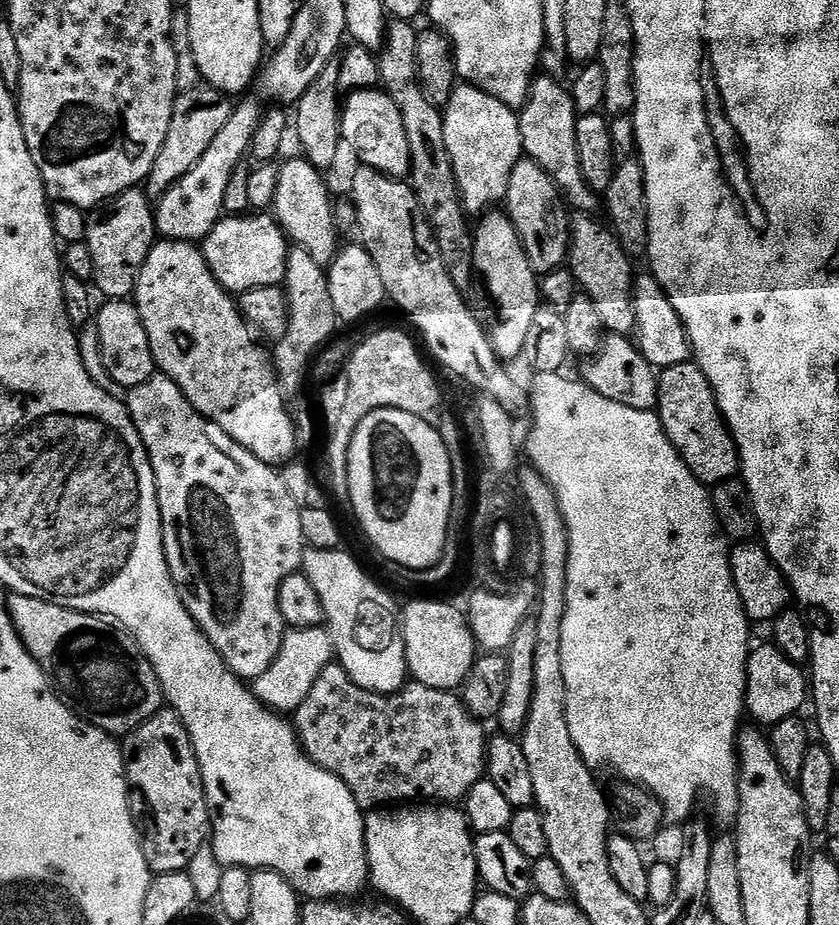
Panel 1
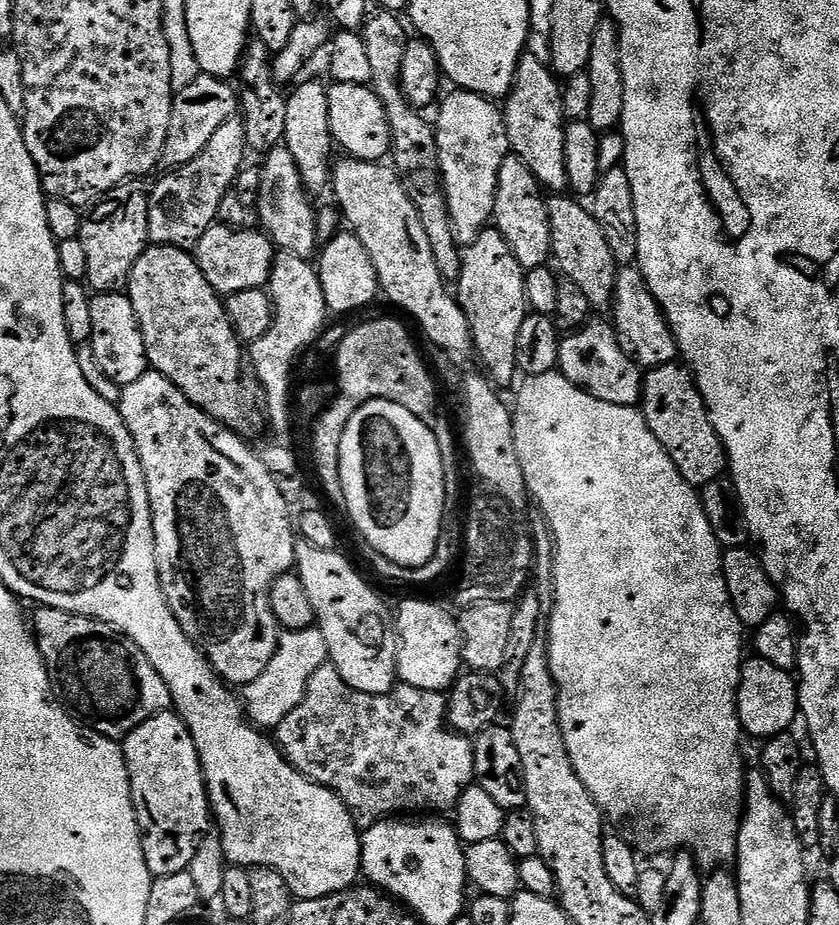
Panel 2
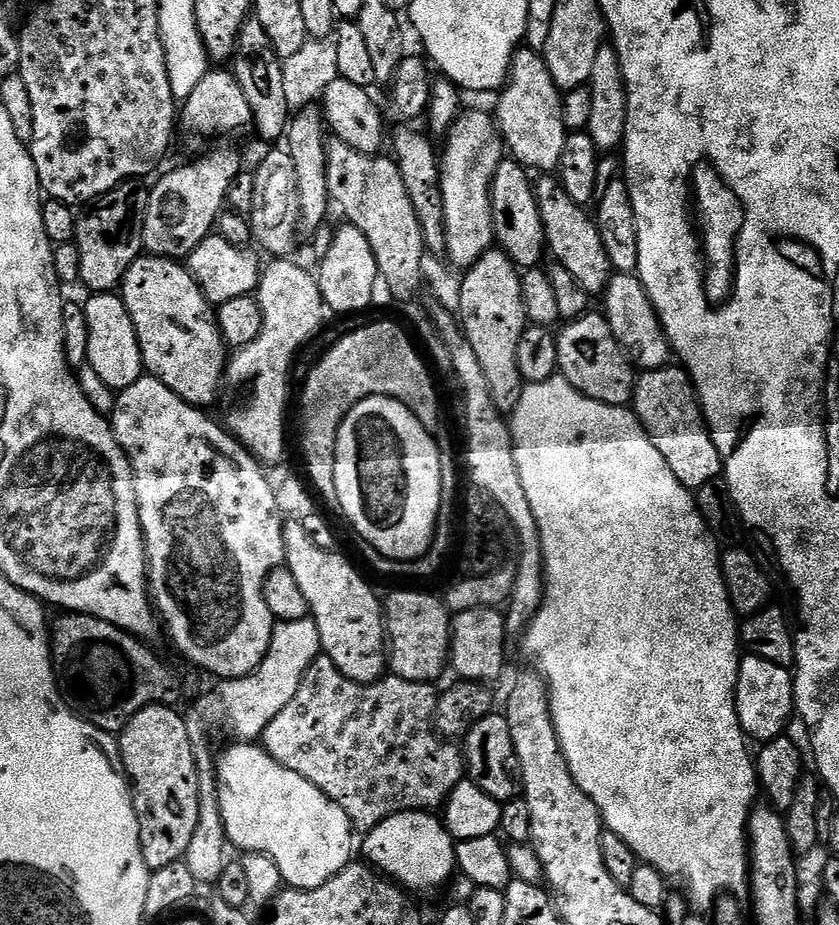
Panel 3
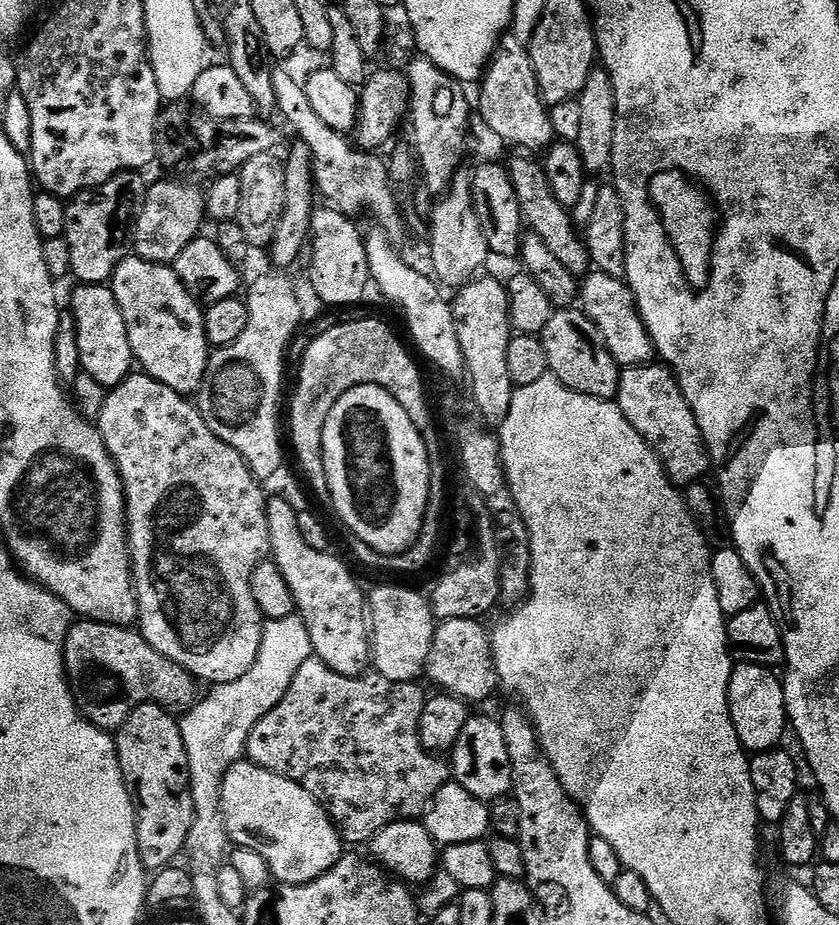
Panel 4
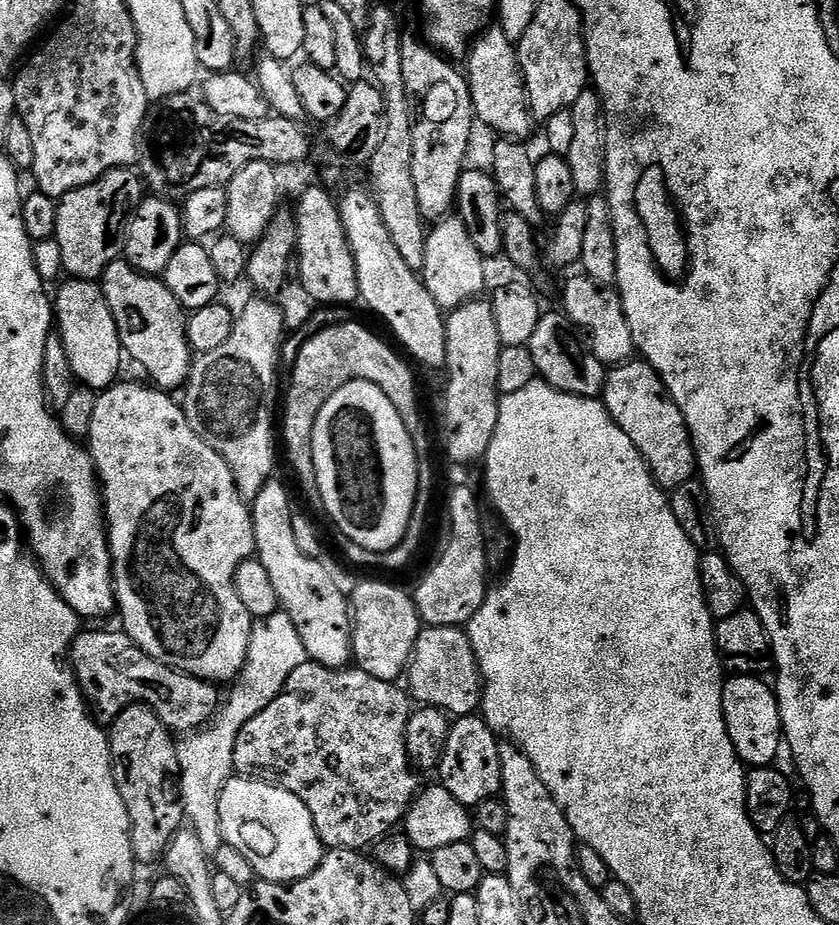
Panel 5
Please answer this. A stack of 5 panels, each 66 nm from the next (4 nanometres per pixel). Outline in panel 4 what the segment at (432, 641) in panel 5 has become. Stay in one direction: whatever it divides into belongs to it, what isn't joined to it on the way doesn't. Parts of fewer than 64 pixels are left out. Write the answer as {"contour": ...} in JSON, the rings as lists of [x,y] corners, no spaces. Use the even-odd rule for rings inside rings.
{"contour":[[[470,618],[439,621],[426,669],[427,679],[432,679],[440,687],[437,689],[469,702],[488,700],[500,688],[500,675],[492,653],[492,637],[489,629],[480,624],[483,623],[479,619]]]}

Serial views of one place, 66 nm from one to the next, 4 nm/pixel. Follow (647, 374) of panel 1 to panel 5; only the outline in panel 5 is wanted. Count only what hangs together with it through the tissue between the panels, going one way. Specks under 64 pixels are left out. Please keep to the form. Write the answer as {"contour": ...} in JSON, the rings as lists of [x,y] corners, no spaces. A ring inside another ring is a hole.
{"contour":[[[545,311],[541,315],[538,330],[530,338],[528,348],[534,354],[536,371],[552,387],[561,392],[573,392],[576,396],[599,397],[608,381],[609,369],[594,354],[587,336],[577,328],[575,322],[559,311]]]}

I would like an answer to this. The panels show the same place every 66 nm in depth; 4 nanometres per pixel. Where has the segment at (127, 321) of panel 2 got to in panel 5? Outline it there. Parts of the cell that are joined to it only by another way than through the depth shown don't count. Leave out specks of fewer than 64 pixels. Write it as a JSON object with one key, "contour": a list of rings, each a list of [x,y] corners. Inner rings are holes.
{"contour":[[[90,280],[67,281],[59,285],[60,293],[54,296],[54,320],[58,334],[64,338],[62,347],[72,366],[72,373],[83,387],[103,390],[117,383],[120,363],[126,360],[124,344],[114,314],[99,283]]]}

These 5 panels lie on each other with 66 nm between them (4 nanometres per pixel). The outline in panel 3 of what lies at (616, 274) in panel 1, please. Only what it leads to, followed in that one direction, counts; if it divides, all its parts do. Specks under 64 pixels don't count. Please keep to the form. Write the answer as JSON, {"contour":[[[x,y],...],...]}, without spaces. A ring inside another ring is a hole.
{"contour":[[[552,174],[539,175],[533,183],[535,200],[538,202],[539,216],[542,218],[545,245],[557,261],[574,274],[578,284],[590,296],[601,295],[607,287],[612,267],[609,255],[606,254],[605,244],[597,230],[595,221],[581,205],[574,202],[564,188],[559,186],[559,179]]]}

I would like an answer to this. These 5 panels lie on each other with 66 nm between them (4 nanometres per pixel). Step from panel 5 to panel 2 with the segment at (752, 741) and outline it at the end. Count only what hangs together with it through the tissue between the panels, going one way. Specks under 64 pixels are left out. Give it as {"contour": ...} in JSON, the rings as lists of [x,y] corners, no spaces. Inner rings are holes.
{"contour":[[[753,655],[745,659],[740,668],[740,689],[736,695],[736,705],[740,715],[740,727],[752,736],[771,738],[783,736],[800,716],[800,690],[798,680],[792,672],[766,662],[761,656]]]}

